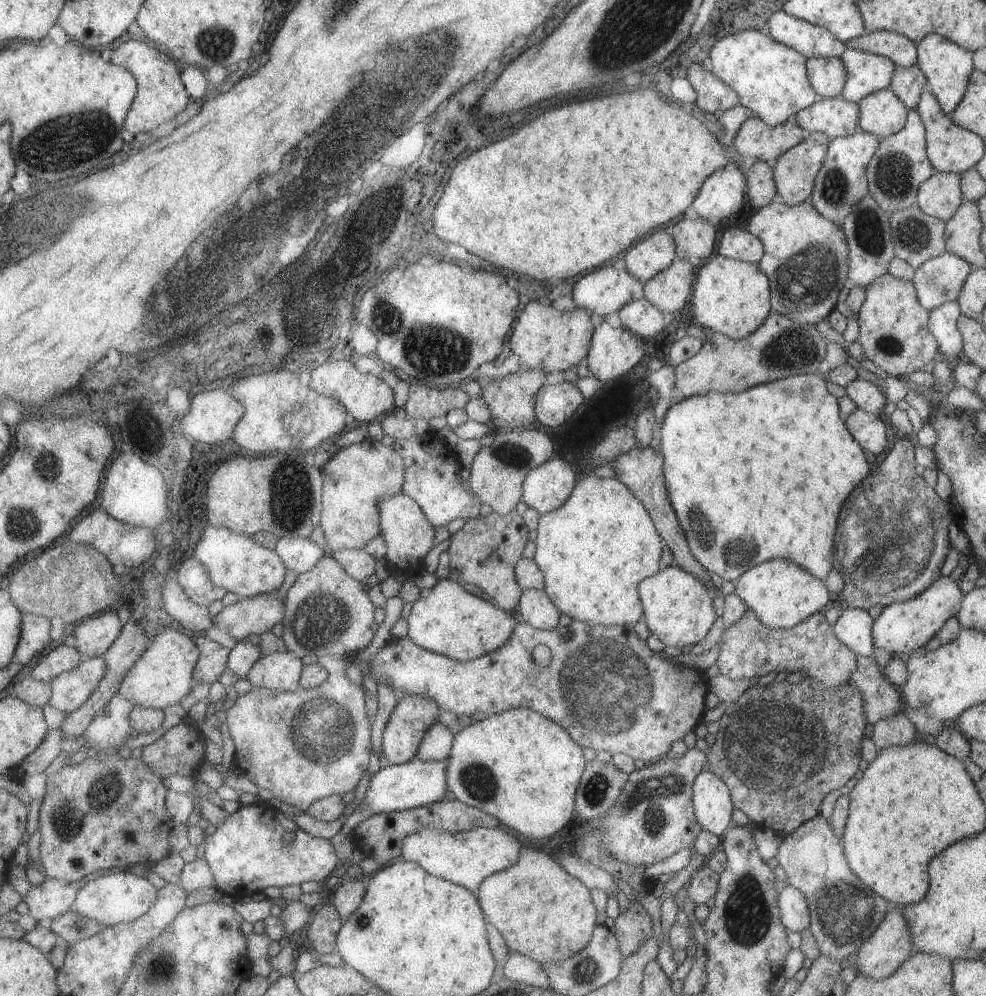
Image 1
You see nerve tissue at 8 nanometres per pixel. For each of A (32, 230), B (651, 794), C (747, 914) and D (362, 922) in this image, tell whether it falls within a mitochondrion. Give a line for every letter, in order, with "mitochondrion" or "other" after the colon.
A: mitochondrion
B: mitochondrion
C: mitochondrion
D: mitochondrion

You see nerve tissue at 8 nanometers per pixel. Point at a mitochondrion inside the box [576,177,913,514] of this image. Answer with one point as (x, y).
(807, 275)

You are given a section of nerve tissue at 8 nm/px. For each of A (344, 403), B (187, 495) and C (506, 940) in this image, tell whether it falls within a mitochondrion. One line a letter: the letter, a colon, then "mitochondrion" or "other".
A: other
B: other
C: other

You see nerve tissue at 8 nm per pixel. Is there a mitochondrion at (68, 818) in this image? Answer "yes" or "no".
yes

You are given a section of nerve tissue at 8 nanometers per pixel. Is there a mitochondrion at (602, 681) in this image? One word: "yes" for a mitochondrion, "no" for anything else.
yes

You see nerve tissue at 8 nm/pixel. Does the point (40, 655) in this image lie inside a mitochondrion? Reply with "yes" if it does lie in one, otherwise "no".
no

